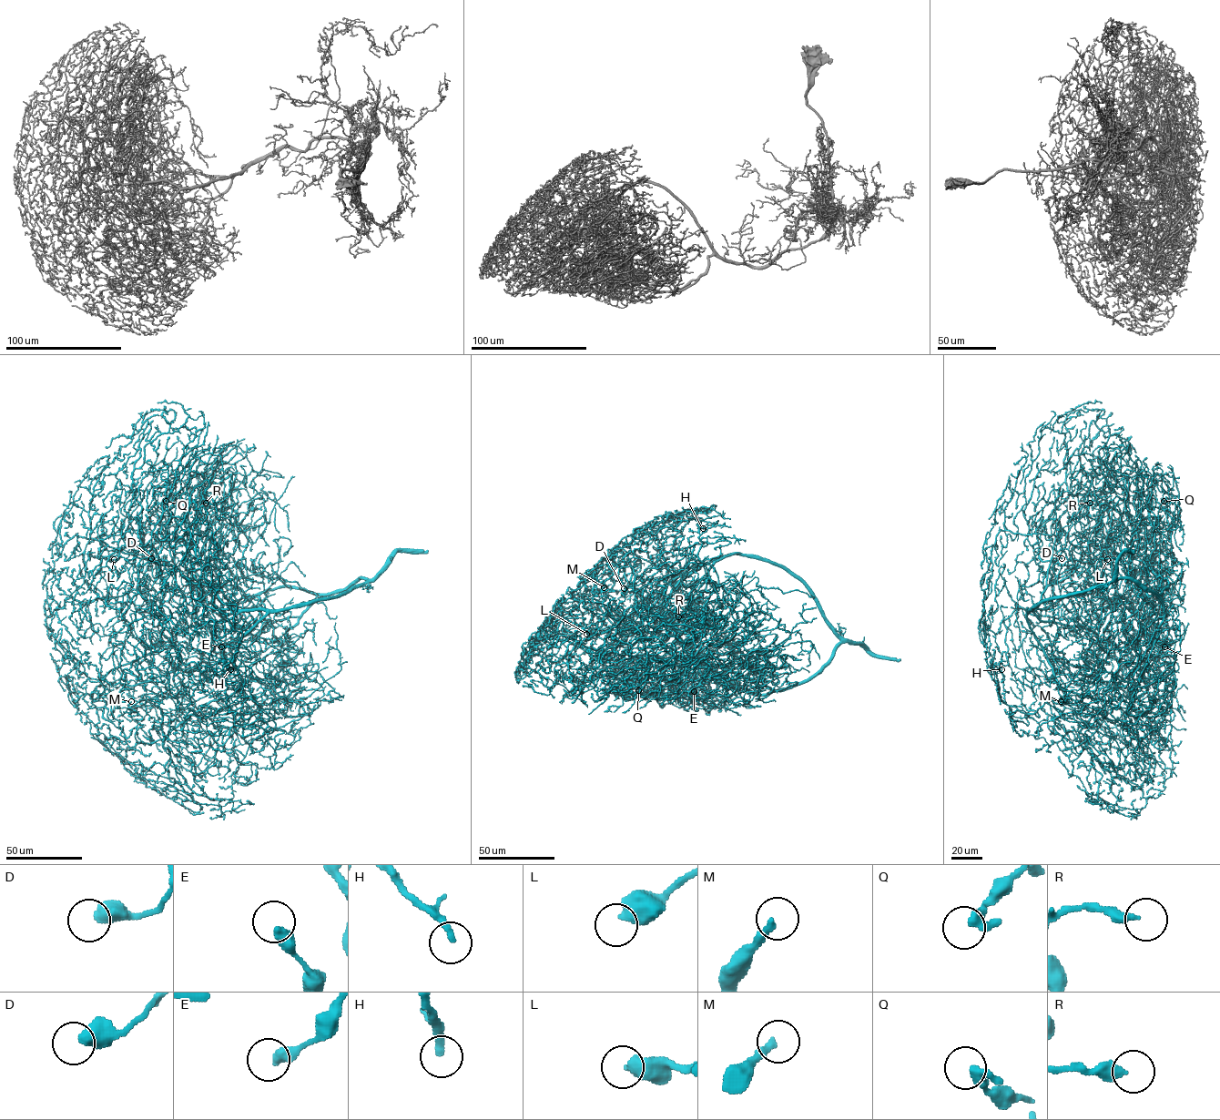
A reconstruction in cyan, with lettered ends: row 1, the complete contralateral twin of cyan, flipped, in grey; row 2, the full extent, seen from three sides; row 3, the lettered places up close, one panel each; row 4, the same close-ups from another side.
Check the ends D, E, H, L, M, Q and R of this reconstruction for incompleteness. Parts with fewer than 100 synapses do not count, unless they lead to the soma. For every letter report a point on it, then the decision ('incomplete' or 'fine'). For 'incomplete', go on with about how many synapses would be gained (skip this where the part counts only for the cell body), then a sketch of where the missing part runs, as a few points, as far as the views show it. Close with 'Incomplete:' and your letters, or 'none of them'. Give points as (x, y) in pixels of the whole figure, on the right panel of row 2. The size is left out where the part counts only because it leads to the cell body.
D: at (1062, 558); fine
E: at (1164, 646); fine
H: at (1001, 669); fine
L: at (1107, 559); fine
M: at (1061, 701); fine
Q: at (1164, 501); fine
R: at (1090, 503); fine
Incomplete: none of them

